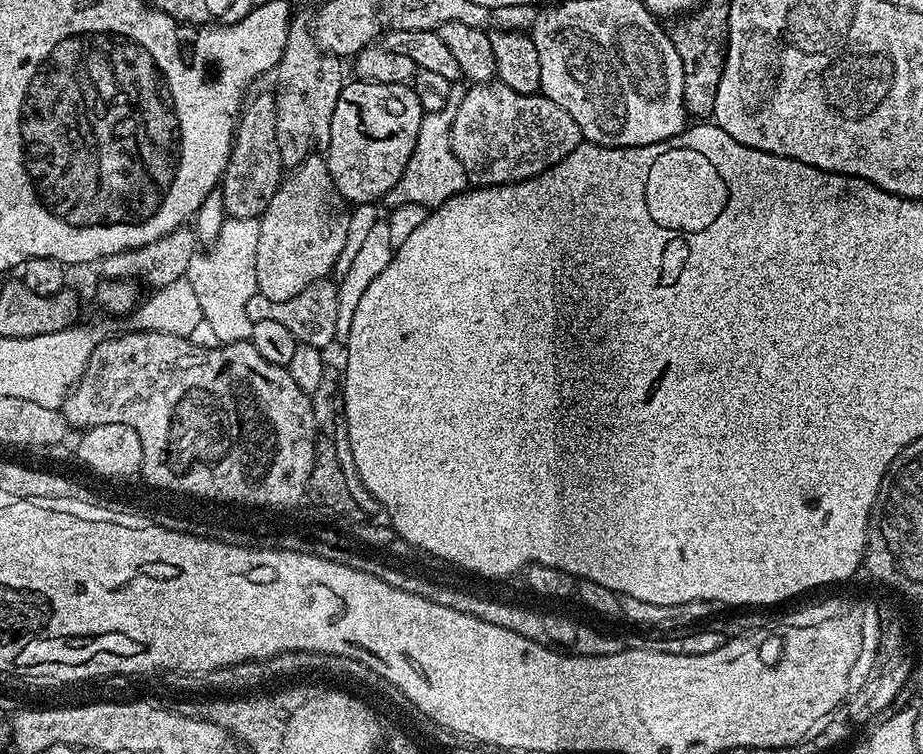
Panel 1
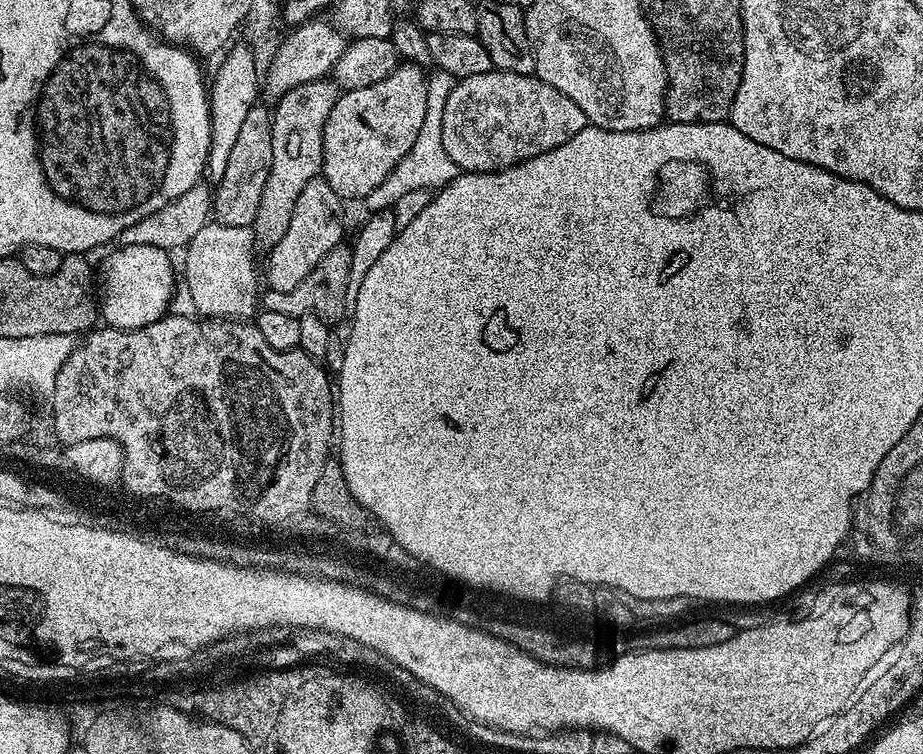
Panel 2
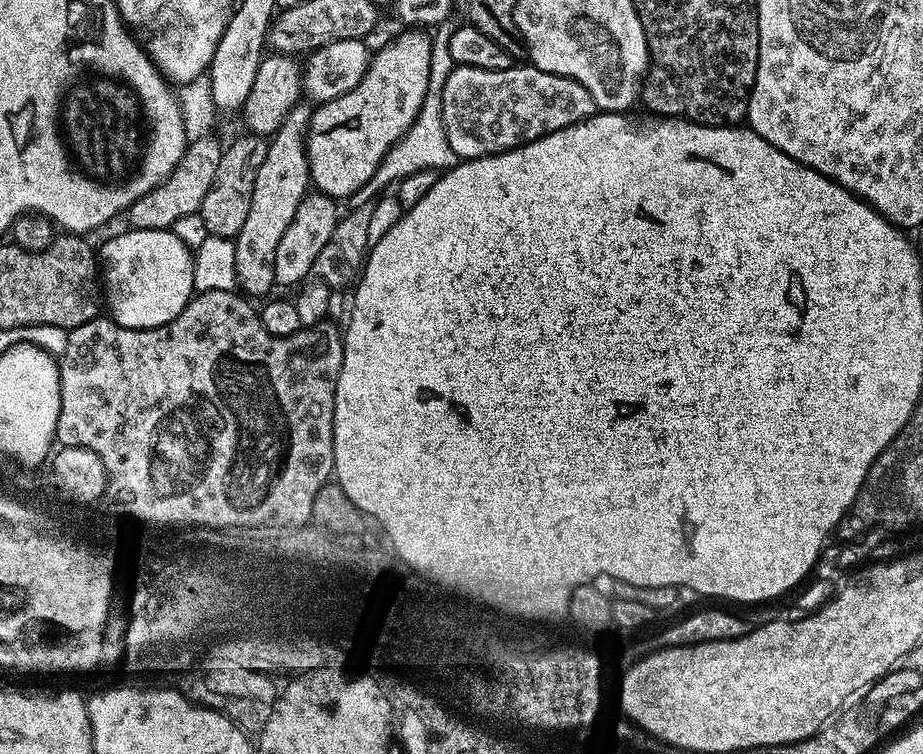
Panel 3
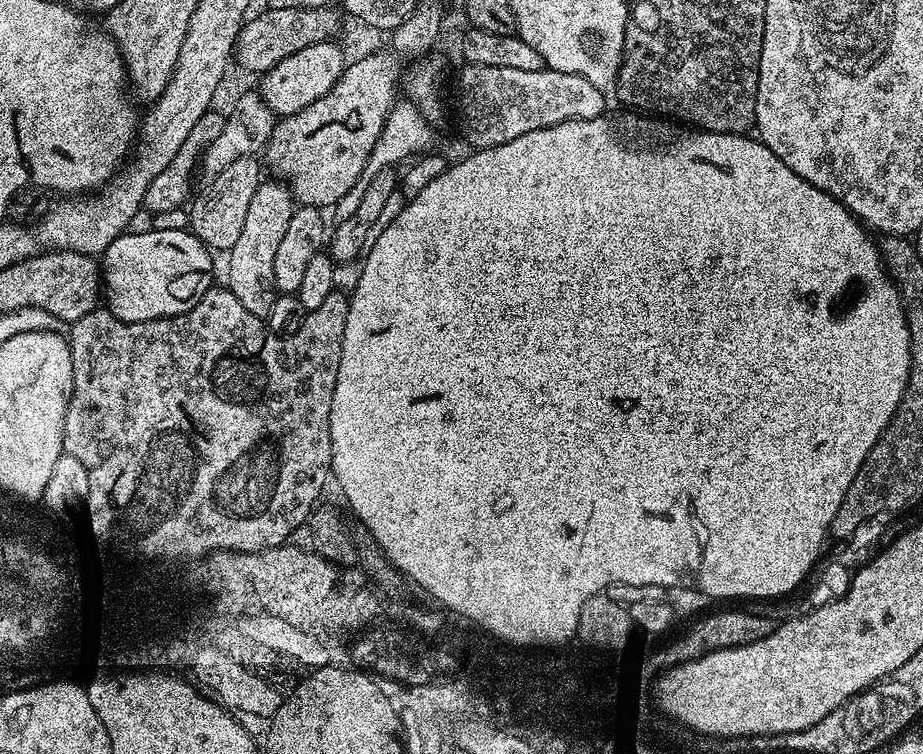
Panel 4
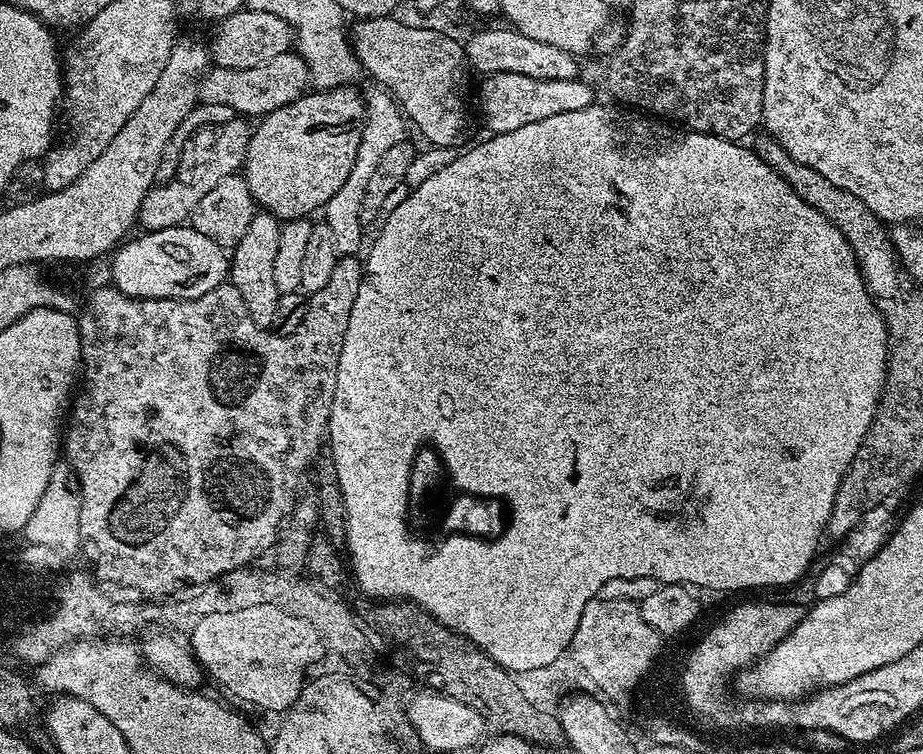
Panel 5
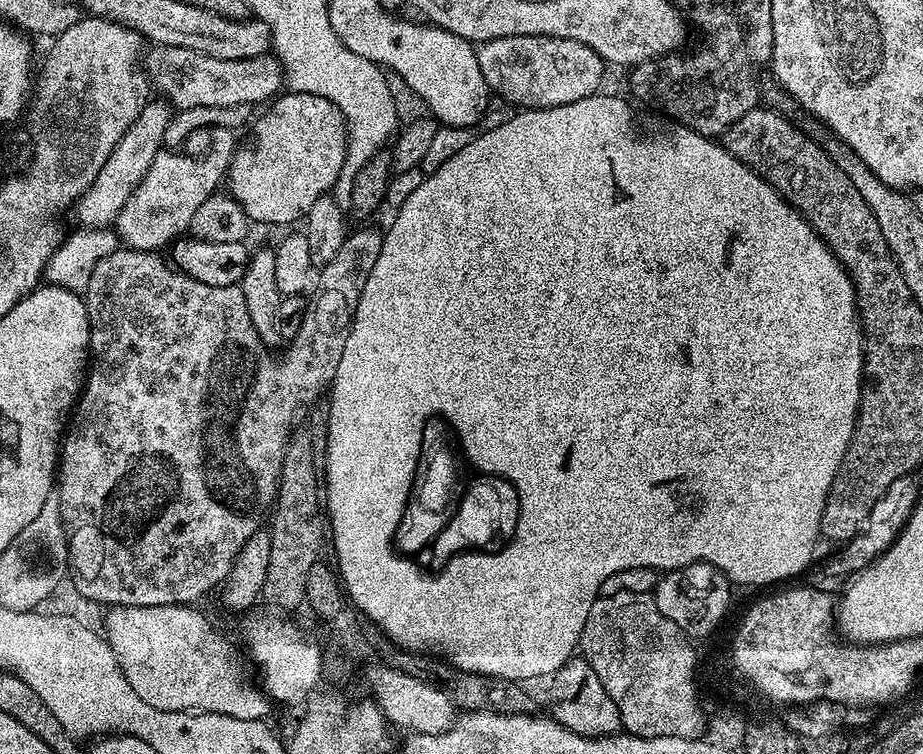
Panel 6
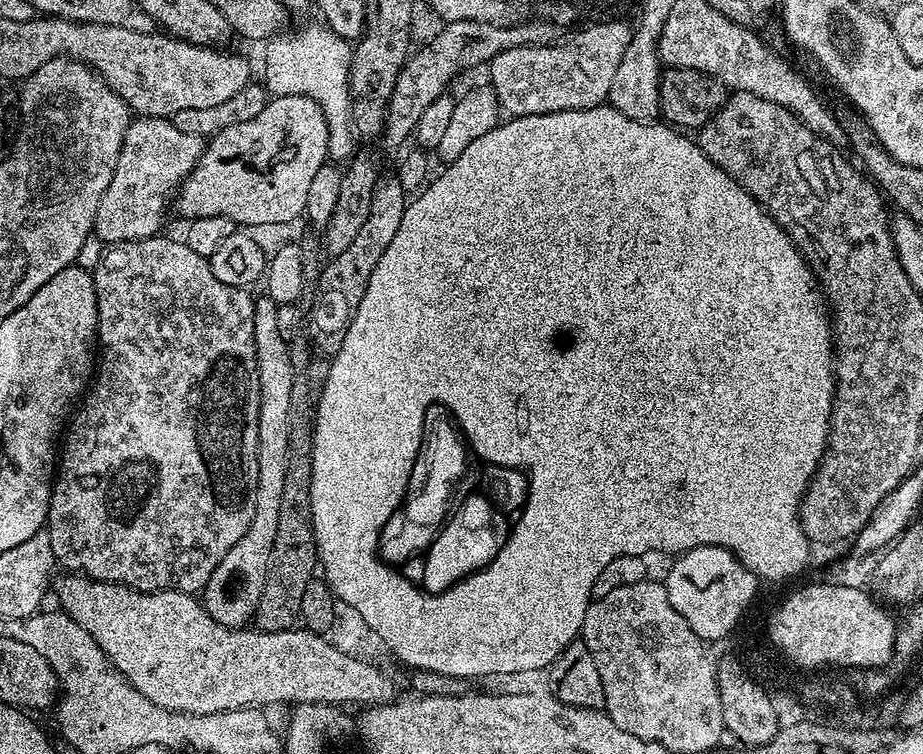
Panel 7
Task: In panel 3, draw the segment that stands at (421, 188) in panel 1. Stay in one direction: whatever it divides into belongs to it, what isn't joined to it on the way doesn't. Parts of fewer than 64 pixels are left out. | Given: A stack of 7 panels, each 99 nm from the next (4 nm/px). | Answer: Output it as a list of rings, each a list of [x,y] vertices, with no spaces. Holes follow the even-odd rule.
[[[436,36],[434,40],[434,71],[430,74],[430,86],[426,90],[426,98],[422,102],[422,110],[417,112],[416,121],[412,123],[412,129],[403,136],[391,150],[382,158],[378,170],[374,170],[374,178],[362,186],[350,197],[352,208],[364,207],[367,204],[374,205],[389,191],[391,186],[399,185],[410,174],[418,174],[420,170],[434,170],[443,173],[452,168],[458,162],[454,150],[450,147],[450,141],[446,138],[446,126],[442,122],[442,90],[446,86],[446,78],[452,73],[454,65],[448,49],[448,36]]]

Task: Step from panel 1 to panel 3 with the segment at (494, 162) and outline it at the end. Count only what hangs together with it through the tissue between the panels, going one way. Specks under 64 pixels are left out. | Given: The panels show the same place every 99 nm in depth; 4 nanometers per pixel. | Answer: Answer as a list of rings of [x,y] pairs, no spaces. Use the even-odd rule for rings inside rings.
[[[456,66],[453,67],[452,73],[446,78],[446,86],[442,90],[442,122],[446,126],[446,138],[449,139],[450,147],[452,147],[454,154],[460,160],[481,160],[487,156],[493,156],[499,152],[505,152],[511,148],[529,144],[532,140],[542,138],[546,134],[557,132],[566,126],[574,126],[586,118],[597,115],[597,112],[598,109],[594,98],[590,98],[590,90],[586,90],[586,86],[582,86],[565,76],[546,74],[546,70],[538,70],[531,66],[525,66],[525,68],[513,66],[506,70],[478,70],[478,66]]]

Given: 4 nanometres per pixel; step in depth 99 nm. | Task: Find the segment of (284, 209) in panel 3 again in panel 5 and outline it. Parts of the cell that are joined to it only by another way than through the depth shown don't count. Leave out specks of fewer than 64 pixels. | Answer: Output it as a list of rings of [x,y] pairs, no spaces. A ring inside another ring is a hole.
[[[257,211],[242,242],[238,242],[230,252],[230,283],[238,290],[248,317],[262,330],[271,329],[281,294],[274,282],[274,253],[278,250],[280,226],[281,221],[272,213]]]

